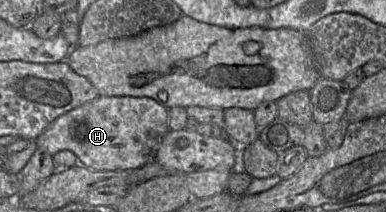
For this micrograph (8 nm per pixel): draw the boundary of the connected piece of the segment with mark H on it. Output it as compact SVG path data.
M98 96L97 98L59 116L35 140L37 149L54 155L68 150L76 155L78 164L91 170L133 170L153 159L163 137L169 132L168 110L149 97Z

